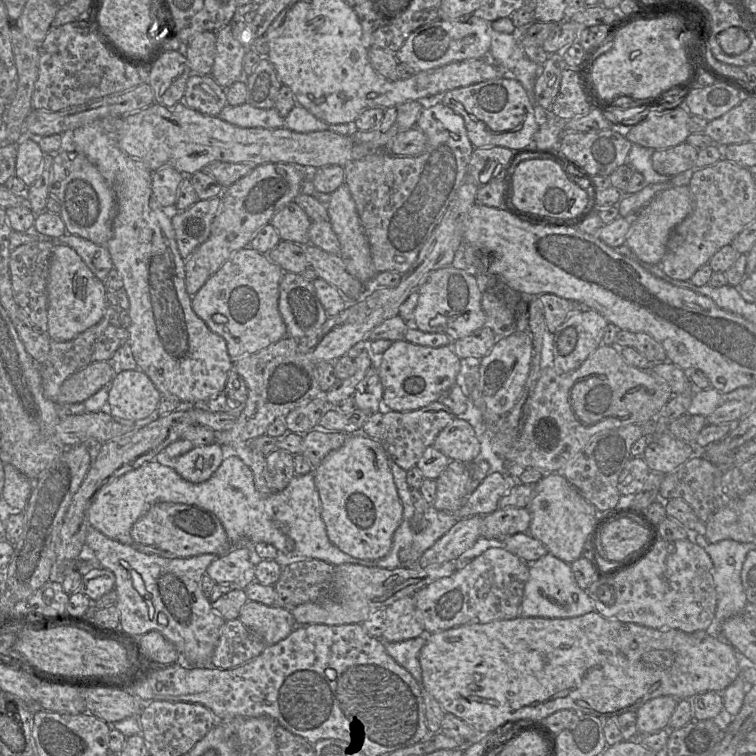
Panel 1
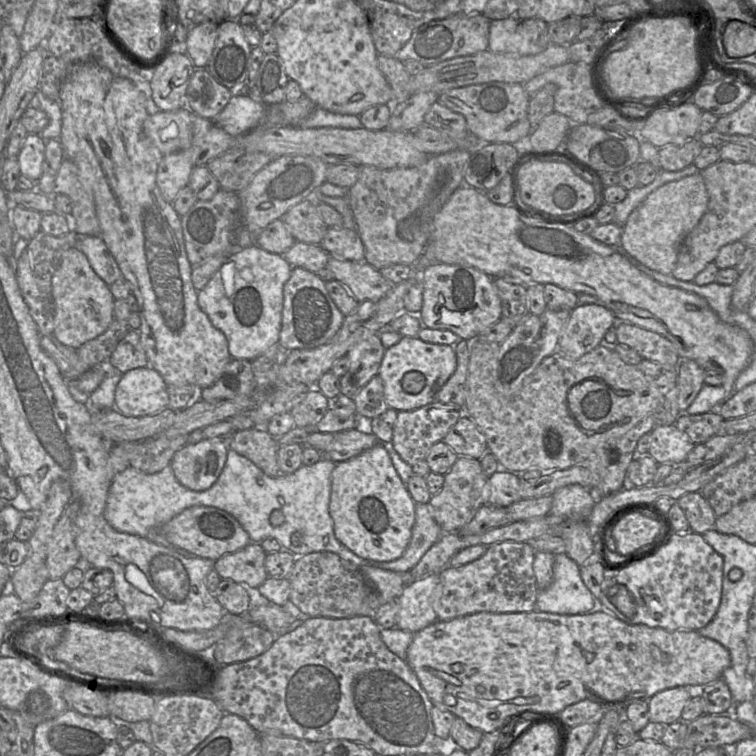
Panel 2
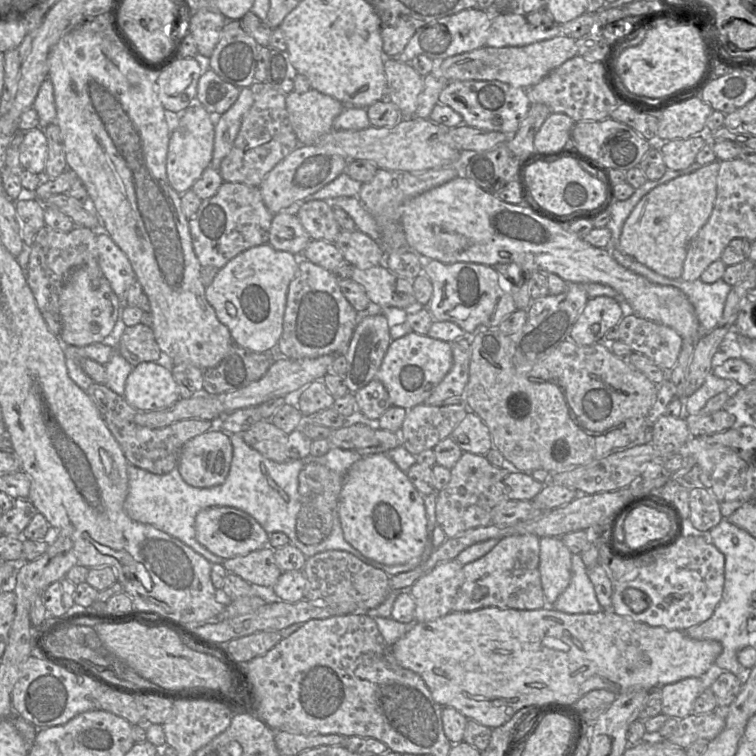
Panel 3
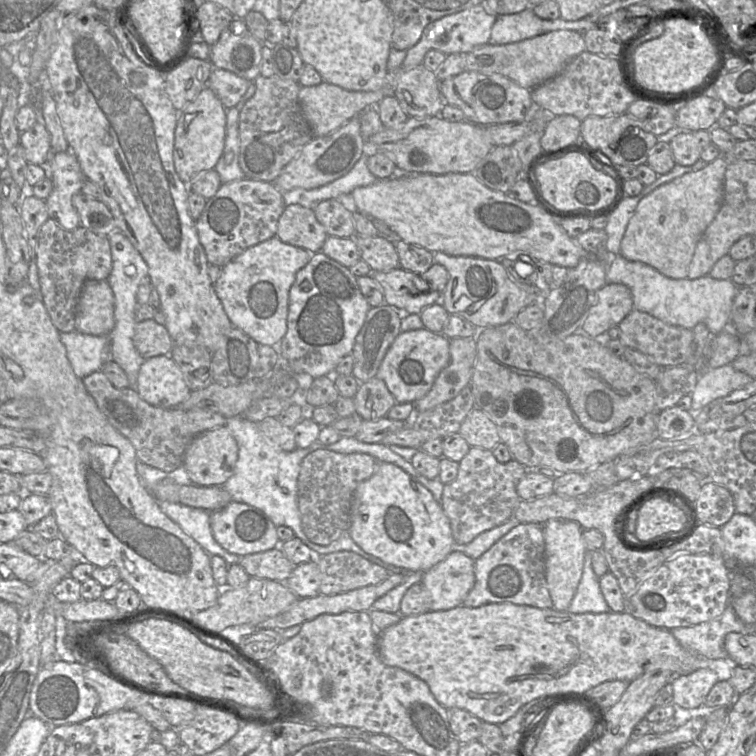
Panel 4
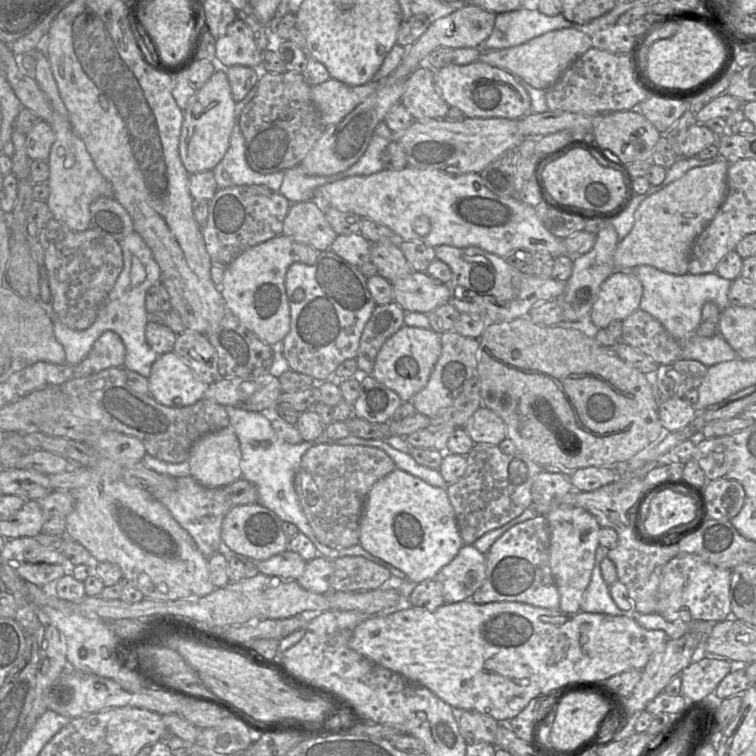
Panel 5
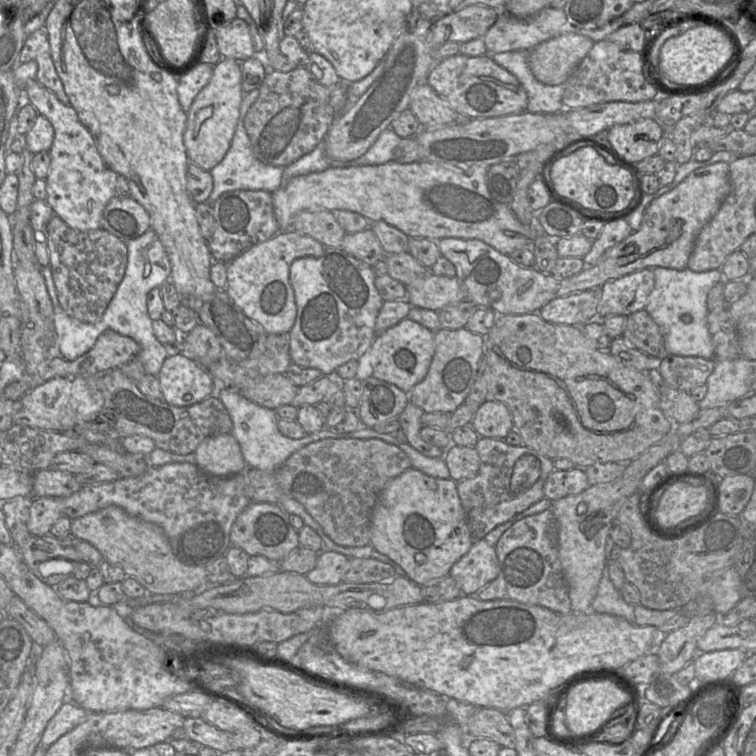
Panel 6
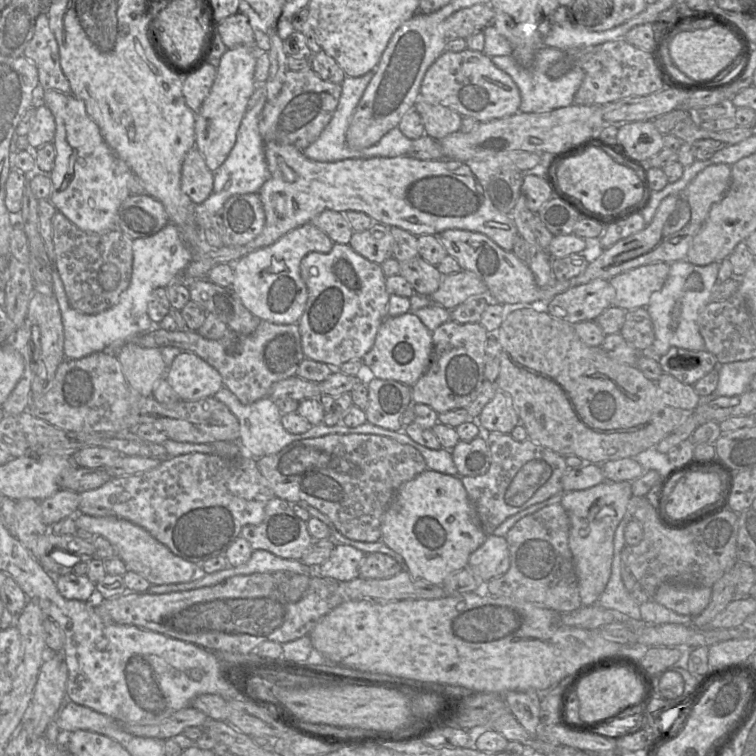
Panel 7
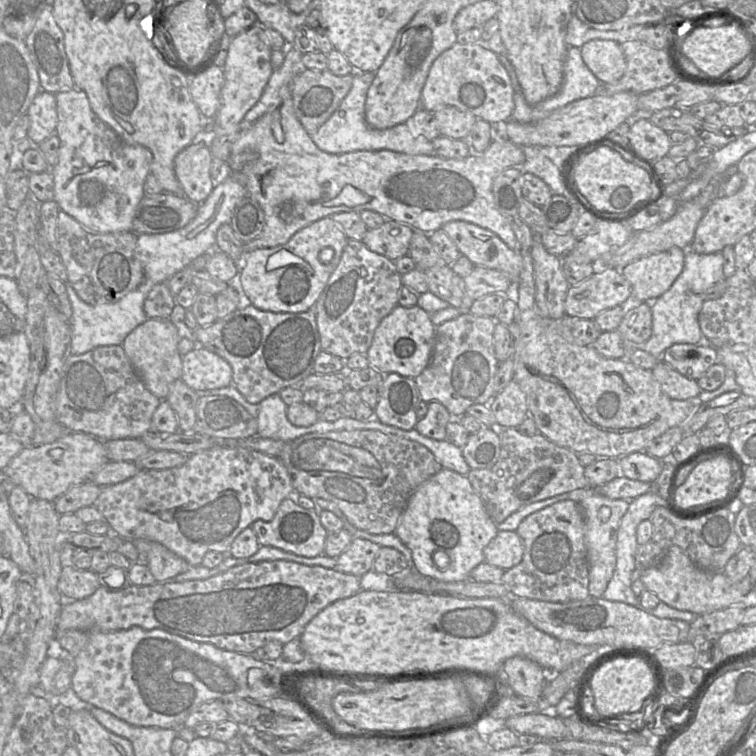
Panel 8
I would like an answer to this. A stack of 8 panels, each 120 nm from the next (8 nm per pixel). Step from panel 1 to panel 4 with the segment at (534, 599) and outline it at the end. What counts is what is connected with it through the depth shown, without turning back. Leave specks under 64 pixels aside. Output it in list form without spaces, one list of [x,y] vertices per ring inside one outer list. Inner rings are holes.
[[[587,551],[583,573],[576,593],[568,607],[570,613],[605,613],[612,611],[599,585],[599,578],[592,568],[592,553]]]

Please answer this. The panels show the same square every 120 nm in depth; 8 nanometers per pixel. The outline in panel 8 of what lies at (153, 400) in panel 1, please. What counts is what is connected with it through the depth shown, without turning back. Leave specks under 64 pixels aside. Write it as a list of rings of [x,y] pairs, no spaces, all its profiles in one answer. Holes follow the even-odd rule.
[[[195,347],[182,356],[181,380],[202,393],[231,385],[232,368],[216,353],[203,347]]]

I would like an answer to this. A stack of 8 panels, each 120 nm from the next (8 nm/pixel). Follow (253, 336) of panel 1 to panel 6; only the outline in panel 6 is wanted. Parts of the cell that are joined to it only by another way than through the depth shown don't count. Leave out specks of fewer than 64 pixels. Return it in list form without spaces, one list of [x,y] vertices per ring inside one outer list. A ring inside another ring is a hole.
[[[294,230],[280,231],[227,264],[225,290],[243,313],[259,323],[267,334],[288,333],[297,314],[295,295],[289,280],[290,266],[297,258],[320,257],[324,252],[325,246],[308,235]]]

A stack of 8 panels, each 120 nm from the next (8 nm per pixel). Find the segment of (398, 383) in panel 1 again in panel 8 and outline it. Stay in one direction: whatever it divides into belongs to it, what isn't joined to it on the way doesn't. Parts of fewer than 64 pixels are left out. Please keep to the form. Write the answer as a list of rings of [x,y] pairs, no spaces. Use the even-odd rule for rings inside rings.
[[[397,305],[384,317],[376,328],[371,346],[365,354],[369,366],[383,374],[396,373],[404,377],[416,378],[430,363],[436,327],[430,314],[415,305]]]

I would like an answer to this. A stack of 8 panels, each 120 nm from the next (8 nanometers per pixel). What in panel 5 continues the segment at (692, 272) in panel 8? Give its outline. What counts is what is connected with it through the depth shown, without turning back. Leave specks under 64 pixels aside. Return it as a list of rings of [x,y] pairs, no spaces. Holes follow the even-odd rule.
[[[646,265],[638,266],[631,271],[643,287],[639,309],[657,319],[677,340],[681,347],[680,359],[696,360],[709,367],[738,358],[733,348],[719,333],[712,337],[703,337],[697,333],[701,324],[702,307],[706,302],[714,302],[721,312],[730,305],[728,292],[732,281],[720,277],[715,272],[700,275],[689,273],[673,275]]]

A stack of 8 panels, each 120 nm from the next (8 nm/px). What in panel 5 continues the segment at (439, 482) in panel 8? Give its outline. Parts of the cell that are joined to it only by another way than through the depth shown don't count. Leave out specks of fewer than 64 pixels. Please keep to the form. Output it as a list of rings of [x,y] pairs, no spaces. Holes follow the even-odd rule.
[[[396,468],[377,481],[368,493],[360,521],[359,544],[372,555],[404,572],[408,580],[418,584],[435,579],[437,573],[456,557],[463,546],[463,541],[446,488],[432,486]]]

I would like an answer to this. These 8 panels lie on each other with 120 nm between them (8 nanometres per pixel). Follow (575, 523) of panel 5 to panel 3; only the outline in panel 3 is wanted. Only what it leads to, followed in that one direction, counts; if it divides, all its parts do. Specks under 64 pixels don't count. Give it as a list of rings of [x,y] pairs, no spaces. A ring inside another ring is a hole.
[[[560,537],[540,538],[539,571],[546,605],[552,605],[571,580],[572,553]]]

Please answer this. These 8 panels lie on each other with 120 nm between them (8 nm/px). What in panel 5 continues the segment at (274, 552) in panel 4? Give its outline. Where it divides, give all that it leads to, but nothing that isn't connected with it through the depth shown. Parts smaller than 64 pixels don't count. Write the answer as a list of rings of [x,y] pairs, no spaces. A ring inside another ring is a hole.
[[[287,549],[266,560],[257,561],[255,565],[261,574],[297,580],[304,572],[307,562],[298,553]]]

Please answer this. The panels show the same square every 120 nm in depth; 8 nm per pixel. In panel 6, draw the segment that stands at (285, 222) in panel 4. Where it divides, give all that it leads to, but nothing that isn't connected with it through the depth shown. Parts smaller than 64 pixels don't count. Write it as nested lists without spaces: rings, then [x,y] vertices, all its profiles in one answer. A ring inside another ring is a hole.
[[[301,211],[295,216],[291,229],[334,248],[341,246],[346,234],[331,211]]]

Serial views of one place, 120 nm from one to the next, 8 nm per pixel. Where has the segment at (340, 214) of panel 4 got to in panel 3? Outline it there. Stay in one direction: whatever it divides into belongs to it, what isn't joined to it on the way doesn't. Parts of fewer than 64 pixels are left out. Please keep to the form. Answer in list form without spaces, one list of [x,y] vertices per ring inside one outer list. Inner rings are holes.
[[[311,200],[303,203],[296,215],[312,240],[335,243],[342,229],[333,210],[334,207],[328,201]]]

